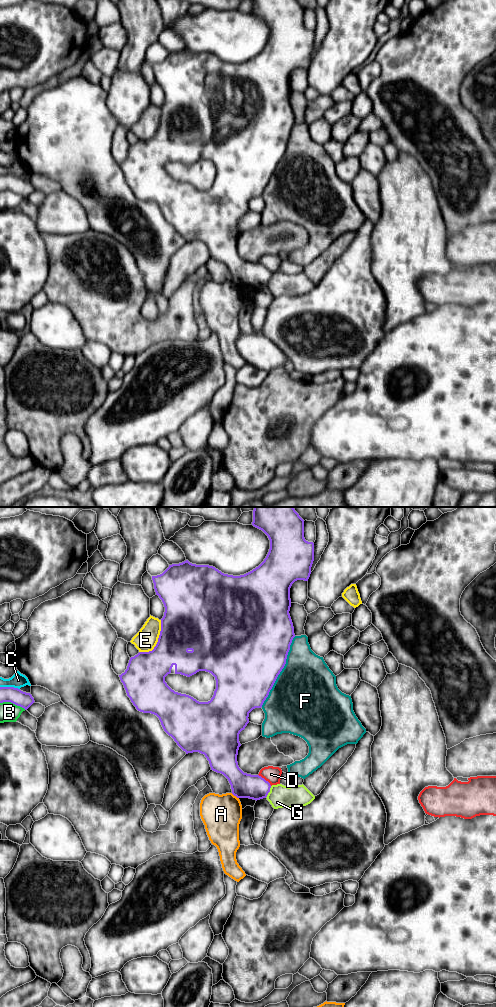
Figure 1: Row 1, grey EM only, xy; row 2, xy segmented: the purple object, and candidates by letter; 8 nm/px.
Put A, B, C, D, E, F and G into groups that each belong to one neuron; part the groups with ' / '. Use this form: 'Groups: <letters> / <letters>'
Groups: A / B / C / D / E / F / G

